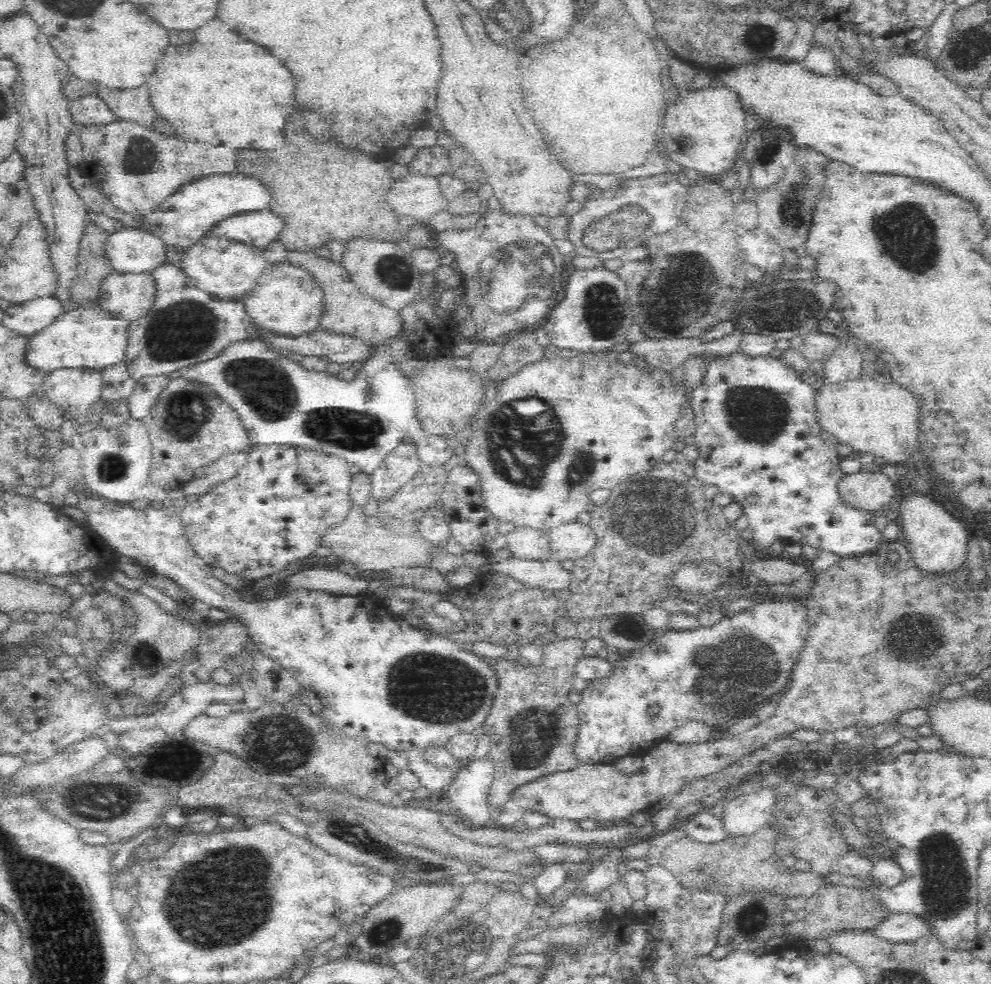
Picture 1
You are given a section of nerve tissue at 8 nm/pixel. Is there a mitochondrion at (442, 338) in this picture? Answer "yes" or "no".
no

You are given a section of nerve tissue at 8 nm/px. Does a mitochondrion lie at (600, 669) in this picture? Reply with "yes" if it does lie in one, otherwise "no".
no

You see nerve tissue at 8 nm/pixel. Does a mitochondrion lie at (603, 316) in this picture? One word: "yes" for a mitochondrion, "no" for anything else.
yes

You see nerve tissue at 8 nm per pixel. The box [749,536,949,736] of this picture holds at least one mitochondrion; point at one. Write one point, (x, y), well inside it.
(909, 637)

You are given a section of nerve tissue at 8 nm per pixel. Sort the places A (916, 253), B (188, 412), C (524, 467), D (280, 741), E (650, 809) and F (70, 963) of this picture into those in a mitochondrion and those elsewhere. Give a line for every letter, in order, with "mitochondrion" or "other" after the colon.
A: mitochondrion
B: mitochondrion
C: mitochondrion
D: mitochondrion
E: other
F: mitochondrion

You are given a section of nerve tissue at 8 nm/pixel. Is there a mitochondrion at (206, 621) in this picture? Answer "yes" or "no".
no

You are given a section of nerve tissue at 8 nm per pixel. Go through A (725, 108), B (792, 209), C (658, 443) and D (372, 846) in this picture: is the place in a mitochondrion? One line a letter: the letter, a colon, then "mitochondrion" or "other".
A: other
B: mitochondrion
C: other
D: mitochondrion

